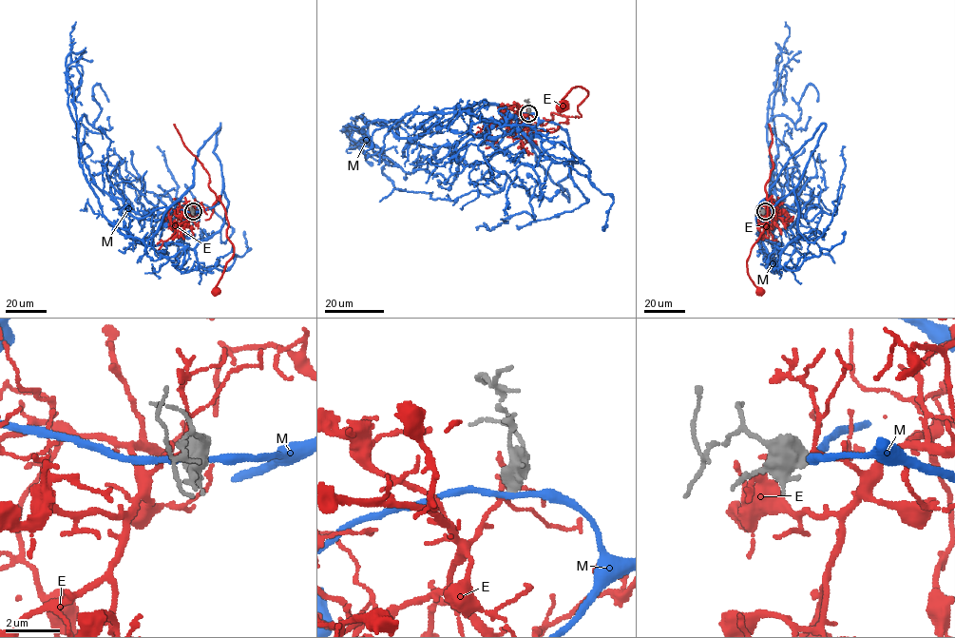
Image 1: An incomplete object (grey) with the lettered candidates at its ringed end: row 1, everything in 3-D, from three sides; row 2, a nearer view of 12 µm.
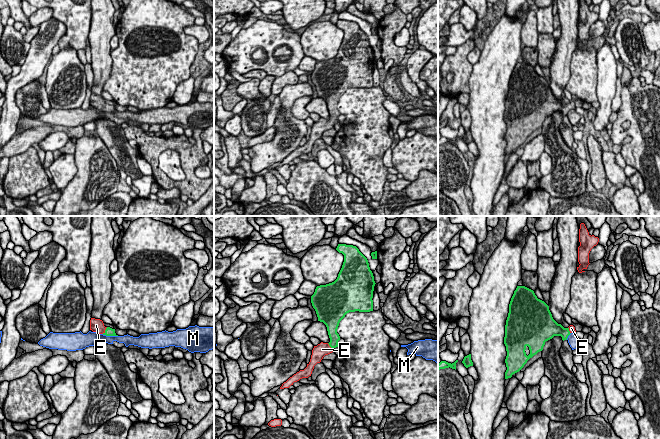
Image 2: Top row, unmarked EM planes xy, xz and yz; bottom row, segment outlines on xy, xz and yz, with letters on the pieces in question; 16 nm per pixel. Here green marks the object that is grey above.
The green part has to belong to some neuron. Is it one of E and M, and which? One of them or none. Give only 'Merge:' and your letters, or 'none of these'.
Merge: E

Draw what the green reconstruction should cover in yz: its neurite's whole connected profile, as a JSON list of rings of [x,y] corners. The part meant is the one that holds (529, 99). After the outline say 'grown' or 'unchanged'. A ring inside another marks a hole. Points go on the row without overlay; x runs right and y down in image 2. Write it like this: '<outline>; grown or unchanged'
[[[517,62],[505,101],[505,155],[519,148],[530,134],[542,127],[546,117],[554,112],[561,112],[564,117],[575,108],[573,101],[564,104],[558,100],[549,82],[538,75],[533,66]]]; grown

